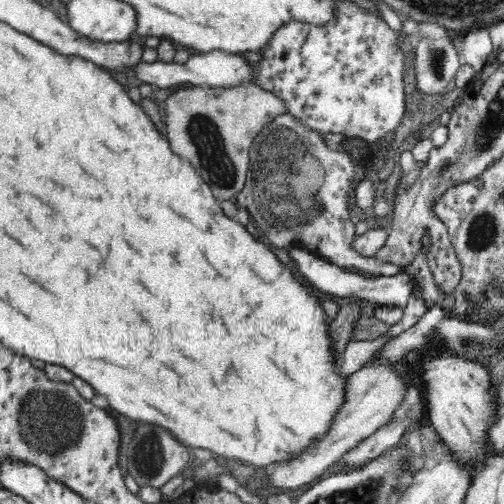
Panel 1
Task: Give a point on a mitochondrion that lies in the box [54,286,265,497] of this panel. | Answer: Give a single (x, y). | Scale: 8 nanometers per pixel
(151, 455)

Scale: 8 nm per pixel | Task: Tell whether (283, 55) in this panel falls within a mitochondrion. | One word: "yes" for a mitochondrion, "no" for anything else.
no

